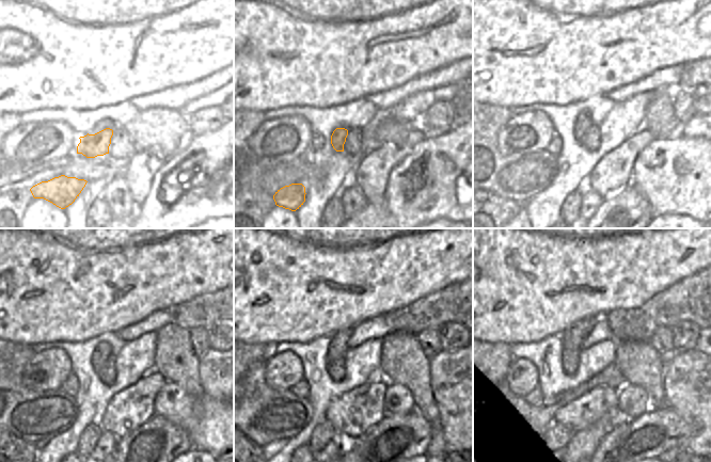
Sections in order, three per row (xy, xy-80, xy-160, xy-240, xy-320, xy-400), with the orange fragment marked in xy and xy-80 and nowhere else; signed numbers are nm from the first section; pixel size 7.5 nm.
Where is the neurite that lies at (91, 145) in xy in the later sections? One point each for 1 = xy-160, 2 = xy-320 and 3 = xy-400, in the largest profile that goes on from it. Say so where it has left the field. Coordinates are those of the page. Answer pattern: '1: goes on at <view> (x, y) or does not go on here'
1: goes on at xy-160 (584, 122)
2: goes on at xy-320 (337, 347)
3: goes on at xy-400 (573, 336)

